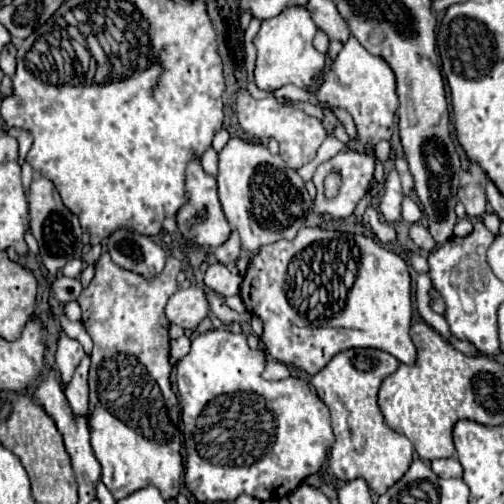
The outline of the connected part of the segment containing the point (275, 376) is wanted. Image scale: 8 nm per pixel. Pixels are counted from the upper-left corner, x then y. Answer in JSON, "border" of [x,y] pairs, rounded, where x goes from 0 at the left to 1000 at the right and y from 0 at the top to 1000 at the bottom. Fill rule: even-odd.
{"border":[[[528,718],[528,728],[522,738],[522,750],[530,754],[560,754],[575,746],[575,738],[563,722],[544,722]]]}

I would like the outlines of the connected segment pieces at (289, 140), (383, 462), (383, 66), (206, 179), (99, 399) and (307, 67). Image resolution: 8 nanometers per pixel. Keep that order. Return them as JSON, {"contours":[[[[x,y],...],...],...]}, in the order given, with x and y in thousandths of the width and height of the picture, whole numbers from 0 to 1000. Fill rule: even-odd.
{"contours":[[[[474,175],[470,198],[466,198],[466,226],[470,226],[474,250],[482,254],[482,262],[494,274],[510,274],[510,278],[546,274],[558,290],[558,313],[581,337],[613,325],[625,313],[637,282],[649,274],[649,258],[637,246],[637,238],[605,226],[597,214],[581,210],[577,198],[569,198],[569,194],[530,190],[530,194],[510,198],[494,187],[490,175]]],[[[708,690],[669,702],[637,738],[617,750],[621,770],[657,817],[665,861],[665,885],[657,889],[649,937],[681,956],[720,948],[748,984],[796,952],[819,913],[815,877],[764,841],[764,829],[748,806],[756,758],[788,730],[792,714],[784,706],[760,694]]],[[[696,71],[696,79],[681,87],[681,99],[673,103],[669,119],[645,143],[629,190],[637,202],[677,210],[700,230],[712,262],[712,282],[744,290],[748,278],[776,274],[784,254],[784,226],[792,214],[792,194],[784,183],[784,147],[756,111],[732,107],[712,87],[712,79],[704,79],[704,71]]],[[[383,317],[375,329],[371,329],[371,385],[375,385],[375,405],[367,405],[355,421],[351,421],[351,444],[355,444],[355,460],[379,476],[379,480],[391,480],[395,488],[407,488],[407,492],[431,492],[438,488],[454,464],[458,464],[458,452],[450,444],[450,433],[438,417],[438,405],[435,405],[435,393],[431,393],[431,361],[423,349],[411,349],[403,341],[403,333],[395,329],[391,317]]],[[[212,500],[188,524],[185,560],[161,579],[157,603],[165,615],[165,643],[185,675],[181,698],[181,734],[177,734],[177,853],[181,885],[188,909],[196,913],[204,940],[200,952],[216,968],[228,992],[240,992],[288,964],[308,964],[327,992],[339,992],[355,980],[359,944],[363,944],[363,909],[359,909],[359,857],[355,857],[355,798],[339,774],[339,722],[335,722],[335,635],[323,627],[331,591],[343,587],[351,567],[351,544],[359,520],[343,508],[331,508],[327,532],[304,556],[284,552],[280,544],[256,540],[232,528]]],[[[569,16],[569,24],[526,40],[514,67],[502,75],[502,87],[510,95],[506,167],[514,171],[514,179],[538,183],[565,167],[621,175],[629,167],[629,155],[637,155],[645,143],[645,107],[621,95],[625,67],[629,52],[621,48],[609,16]]]]}

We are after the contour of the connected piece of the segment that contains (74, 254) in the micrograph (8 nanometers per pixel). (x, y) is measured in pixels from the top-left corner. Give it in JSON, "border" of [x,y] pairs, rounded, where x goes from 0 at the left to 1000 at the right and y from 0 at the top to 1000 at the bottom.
{"border":[[[77,349],[62,361],[62,373],[58,373],[58,433],[62,433],[62,460],[77,480],[81,520],[89,524],[89,532],[101,544],[109,544],[117,532],[125,532],[137,516],[161,512],[165,456],[157,448],[157,433],[125,409],[125,397],[121,397],[113,373],[105,369],[101,357],[93,357],[85,349]]]}

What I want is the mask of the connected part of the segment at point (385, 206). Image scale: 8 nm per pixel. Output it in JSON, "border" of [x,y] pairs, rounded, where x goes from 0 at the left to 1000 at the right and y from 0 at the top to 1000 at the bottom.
{"border":[[[780,335],[766,351],[762,373],[748,393],[748,413],[760,425],[760,433],[772,444],[792,440],[796,433],[796,397],[800,397],[800,381],[796,381],[796,357],[788,337]]]}

